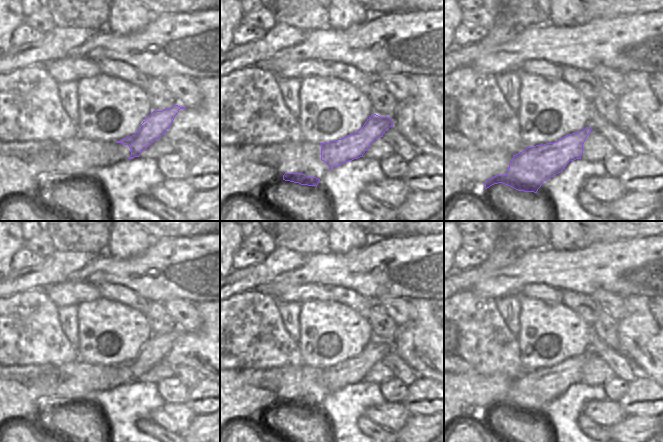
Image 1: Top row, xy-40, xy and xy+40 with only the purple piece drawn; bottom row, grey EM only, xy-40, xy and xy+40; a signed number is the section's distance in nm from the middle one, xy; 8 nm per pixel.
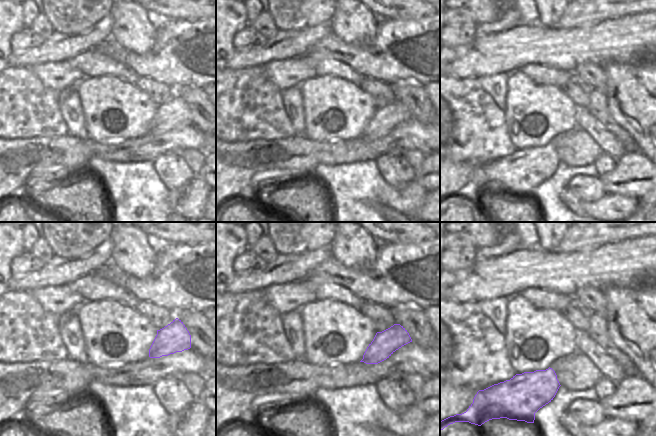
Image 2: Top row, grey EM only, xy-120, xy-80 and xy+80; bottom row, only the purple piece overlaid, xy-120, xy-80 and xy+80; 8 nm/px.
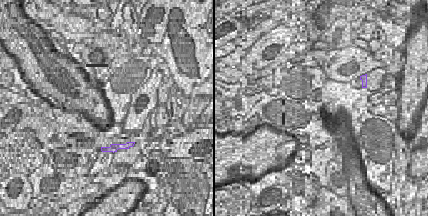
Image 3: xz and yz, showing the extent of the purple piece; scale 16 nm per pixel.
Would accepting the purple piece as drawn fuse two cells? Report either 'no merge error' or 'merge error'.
no merge error

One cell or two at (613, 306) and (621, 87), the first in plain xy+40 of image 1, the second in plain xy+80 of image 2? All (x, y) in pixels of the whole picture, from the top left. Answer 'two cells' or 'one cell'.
two cells

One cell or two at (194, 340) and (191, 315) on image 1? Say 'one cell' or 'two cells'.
two cells

